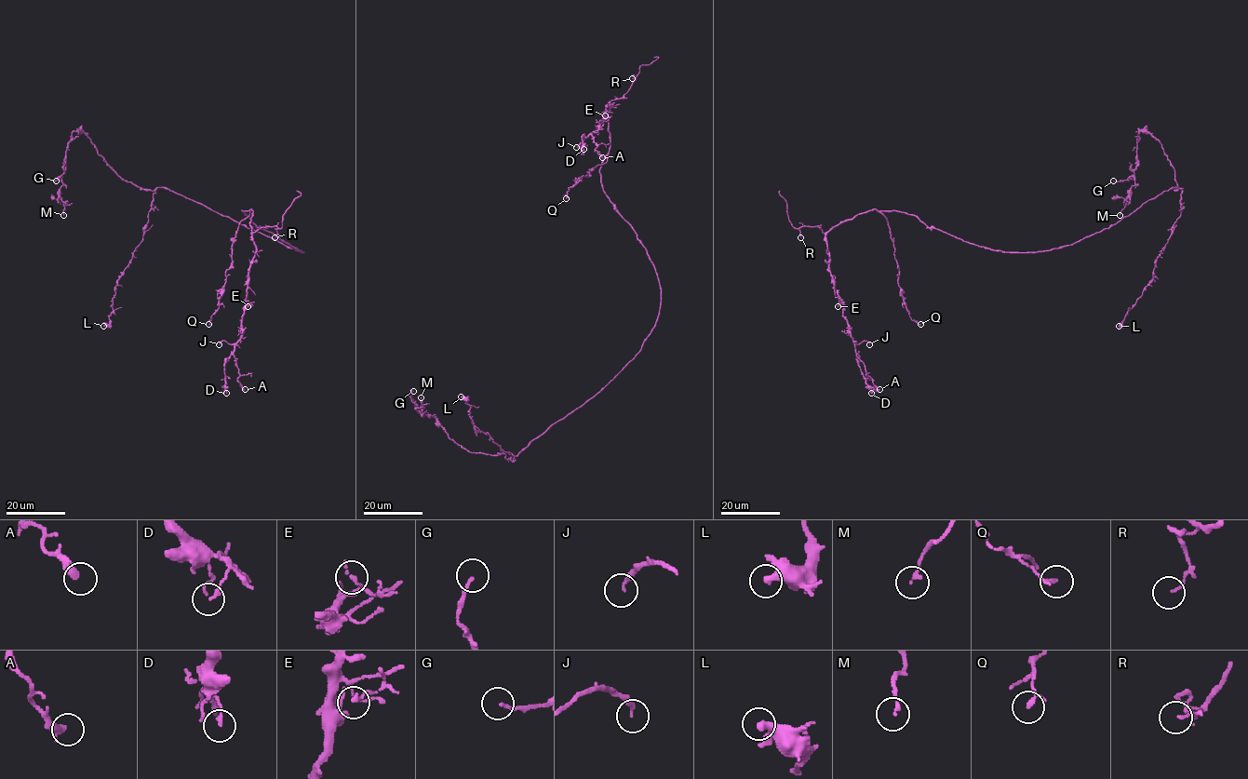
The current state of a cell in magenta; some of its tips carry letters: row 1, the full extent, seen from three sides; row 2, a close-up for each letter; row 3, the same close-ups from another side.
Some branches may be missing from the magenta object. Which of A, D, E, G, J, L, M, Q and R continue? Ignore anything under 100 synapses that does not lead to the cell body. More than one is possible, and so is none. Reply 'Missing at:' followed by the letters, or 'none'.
Missing at: none

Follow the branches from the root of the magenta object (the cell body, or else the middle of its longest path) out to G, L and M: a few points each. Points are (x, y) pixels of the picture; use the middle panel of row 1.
G: (657, 317), (640, 351), (612, 380), (516, 456), (463, 449), (435, 417), (422, 414), (410, 396), (413, 391)
L: (657, 317), (640, 351), (612, 380), (511, 460), (505, 458), (488, 434), (475, 429), (470, 406), (461, 396)
M: (657, 317), (640, 351), (612, 380), (516, 456), (463, 449), (435, 417), (419, 412), (421, 397)

